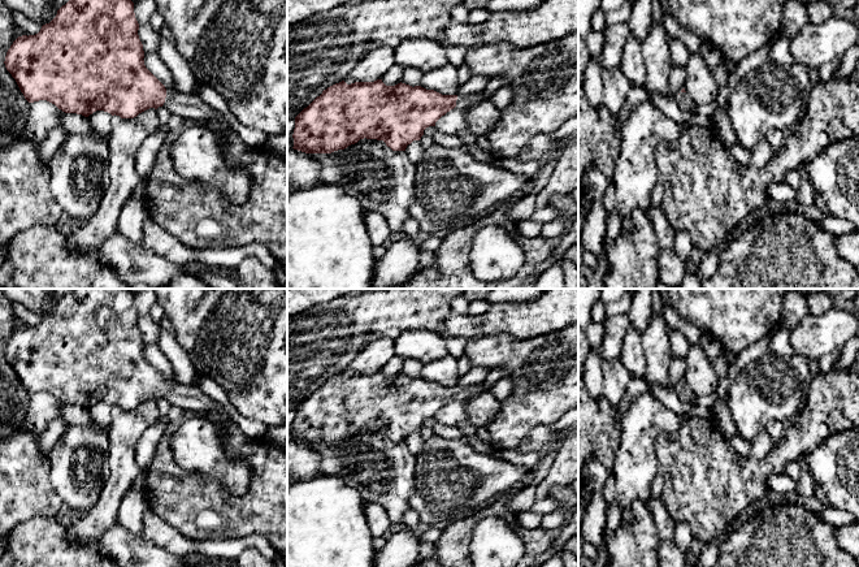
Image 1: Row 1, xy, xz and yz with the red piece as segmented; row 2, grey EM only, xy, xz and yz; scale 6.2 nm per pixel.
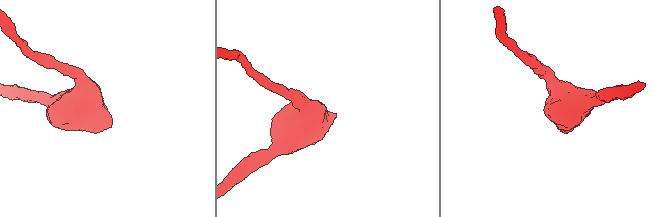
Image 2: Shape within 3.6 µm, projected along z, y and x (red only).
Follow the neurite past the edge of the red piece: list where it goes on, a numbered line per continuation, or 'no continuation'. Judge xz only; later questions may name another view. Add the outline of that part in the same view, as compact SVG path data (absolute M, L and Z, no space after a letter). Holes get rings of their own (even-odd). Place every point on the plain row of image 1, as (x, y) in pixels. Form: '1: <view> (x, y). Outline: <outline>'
1: xz (467, 393). Outline: M472 385L472 386L465 386L465 388L457 389L456 399L468 402L468 401L473 399L474 397L477 397L478 394L490 391L490 388L491 386L486 388L482 385Z

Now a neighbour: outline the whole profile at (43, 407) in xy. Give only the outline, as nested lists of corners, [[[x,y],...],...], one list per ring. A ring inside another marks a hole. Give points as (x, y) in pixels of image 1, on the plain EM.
[[[47,391],[30,394],[22,430],[42,433],[56,420],[65,403]]]

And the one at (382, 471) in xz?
[[[364,429],[344,441],[308,446],[321,455],[320,471],[322,475],[340,477],[357,490],[365,502],[379,503],[392,525],[398,529],[404,528],[402,518],[411,510],[409,498],[416,490],[416,456],[405,442],[392,442],[383,432]]]

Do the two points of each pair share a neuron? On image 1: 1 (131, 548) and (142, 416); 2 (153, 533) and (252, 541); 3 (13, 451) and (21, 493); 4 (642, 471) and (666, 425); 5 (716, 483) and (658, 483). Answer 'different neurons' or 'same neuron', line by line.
1: different neurons
2: same neuron
3: same neuron
4: same neuron
5: different neurons

